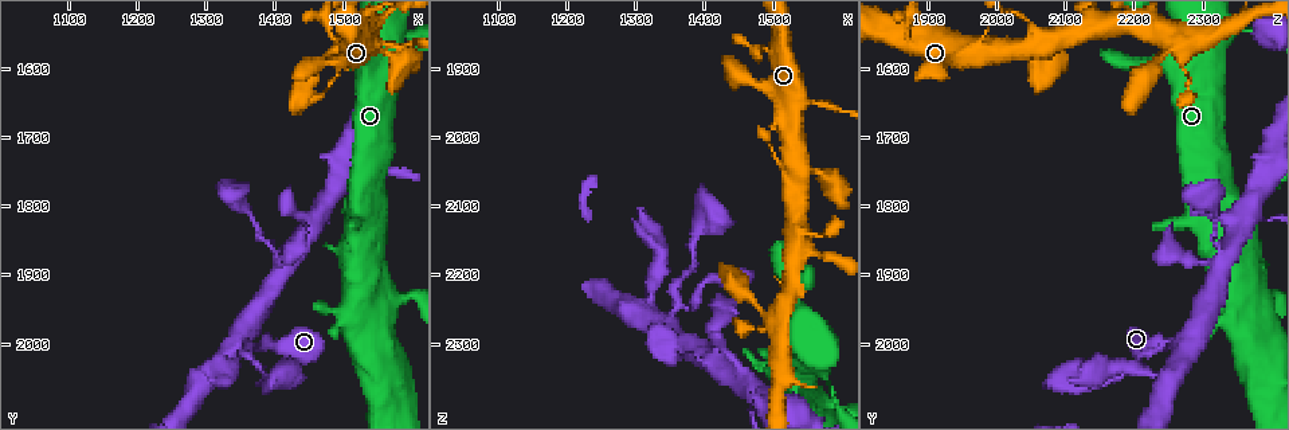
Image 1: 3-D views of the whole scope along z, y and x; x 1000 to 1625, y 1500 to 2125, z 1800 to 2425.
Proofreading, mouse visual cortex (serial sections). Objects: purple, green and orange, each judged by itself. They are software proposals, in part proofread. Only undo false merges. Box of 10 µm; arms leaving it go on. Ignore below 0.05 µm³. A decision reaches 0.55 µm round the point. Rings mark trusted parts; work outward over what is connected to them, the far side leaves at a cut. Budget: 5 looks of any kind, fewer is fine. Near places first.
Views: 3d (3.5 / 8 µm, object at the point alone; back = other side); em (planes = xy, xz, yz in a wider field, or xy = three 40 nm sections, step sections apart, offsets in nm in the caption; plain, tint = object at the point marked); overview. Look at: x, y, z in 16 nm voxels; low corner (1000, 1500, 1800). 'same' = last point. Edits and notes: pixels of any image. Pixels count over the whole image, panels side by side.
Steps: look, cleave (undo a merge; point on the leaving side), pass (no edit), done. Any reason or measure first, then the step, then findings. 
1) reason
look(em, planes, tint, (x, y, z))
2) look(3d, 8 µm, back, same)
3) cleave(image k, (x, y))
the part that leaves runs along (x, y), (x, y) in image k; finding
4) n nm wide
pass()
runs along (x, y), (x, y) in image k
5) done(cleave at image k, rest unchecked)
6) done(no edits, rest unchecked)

a fork
look(3d, 3.5 µm, (1515, 1550, 2265))

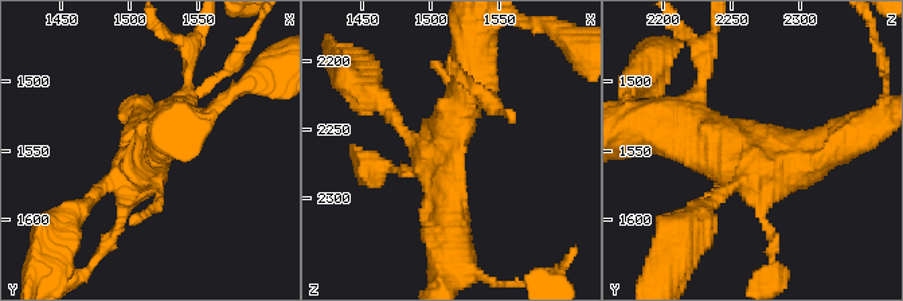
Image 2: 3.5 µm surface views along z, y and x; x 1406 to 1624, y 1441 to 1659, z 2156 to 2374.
now the EM
look(em, planes, tint, (1510, 1554, 2264))

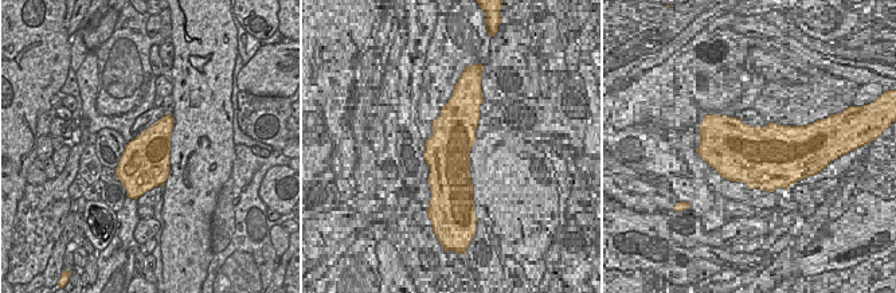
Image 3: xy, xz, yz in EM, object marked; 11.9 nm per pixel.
look(em, xy, step 5, tint, same)

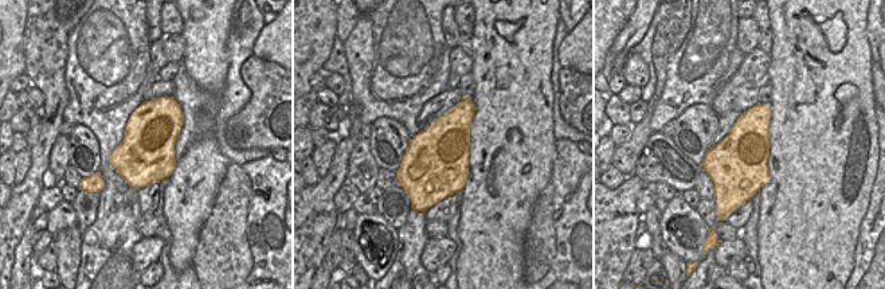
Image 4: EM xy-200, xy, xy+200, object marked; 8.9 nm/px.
600 nm wide
pass()
runs along (470, 75), (446, 139), (450, 234) in image 2; continuous, no second cell

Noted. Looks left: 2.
a narrow waist
look(3d, 3.5 µm, (1360, 1990, 2260))

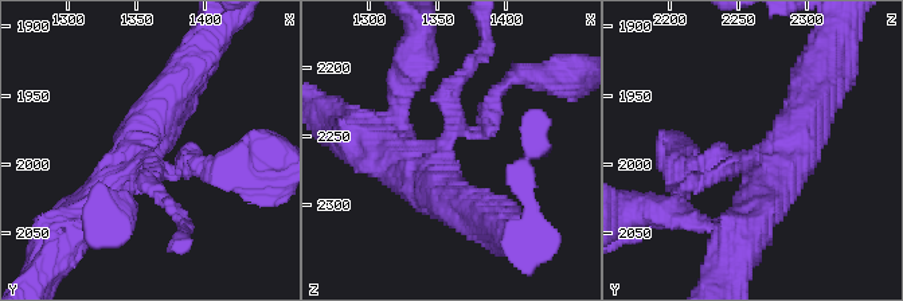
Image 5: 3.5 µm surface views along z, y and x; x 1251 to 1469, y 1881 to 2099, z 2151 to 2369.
4 arms; arms of 200, 200, 500, 600 nm; now the EM
look(em, xy, step 2, tint, (1354, 1996, 2260))

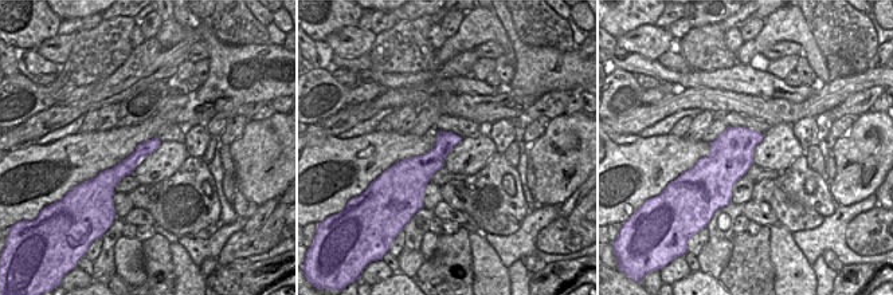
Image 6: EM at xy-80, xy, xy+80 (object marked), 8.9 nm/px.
pass()
runs along (156, 142), (145, 148), (104, 187) in image 6; continuous, no second cell

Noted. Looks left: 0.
done(no edits, rest unchecked)

